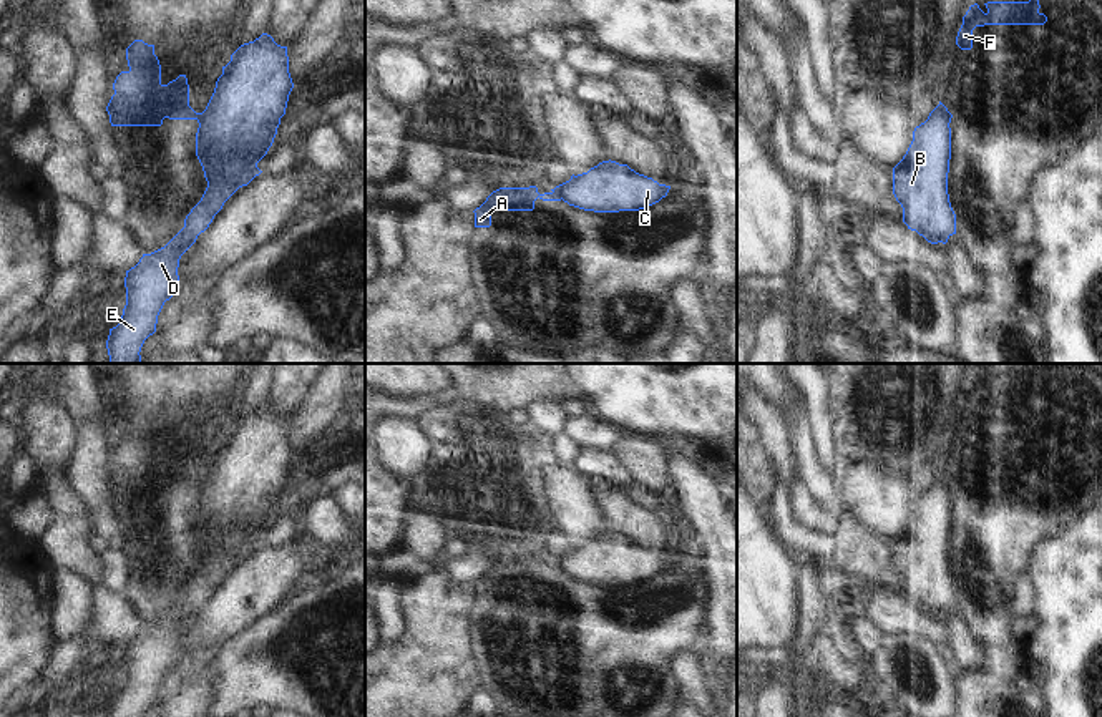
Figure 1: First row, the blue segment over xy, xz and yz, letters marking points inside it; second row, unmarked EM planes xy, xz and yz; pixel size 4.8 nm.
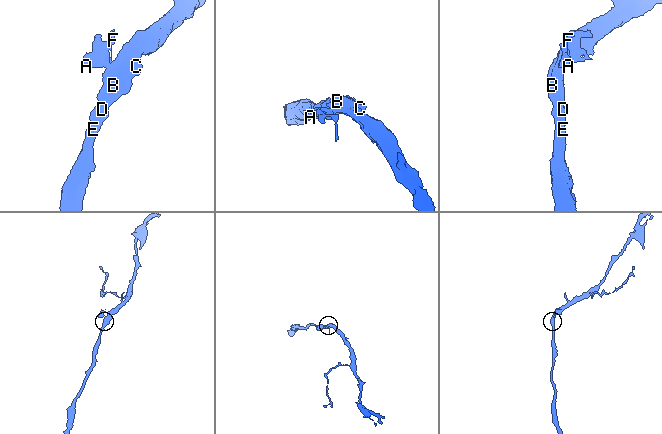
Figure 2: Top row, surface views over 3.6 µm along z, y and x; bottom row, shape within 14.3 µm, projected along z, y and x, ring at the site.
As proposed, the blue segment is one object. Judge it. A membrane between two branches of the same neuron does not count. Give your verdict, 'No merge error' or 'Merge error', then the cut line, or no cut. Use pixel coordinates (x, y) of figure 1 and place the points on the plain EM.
Merge error. Split along xz (553, 563), (561, 570).

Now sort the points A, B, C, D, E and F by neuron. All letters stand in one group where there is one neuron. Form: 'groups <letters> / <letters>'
groups A F / B C D E

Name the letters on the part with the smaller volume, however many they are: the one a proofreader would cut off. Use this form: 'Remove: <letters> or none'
Remove: A, F.

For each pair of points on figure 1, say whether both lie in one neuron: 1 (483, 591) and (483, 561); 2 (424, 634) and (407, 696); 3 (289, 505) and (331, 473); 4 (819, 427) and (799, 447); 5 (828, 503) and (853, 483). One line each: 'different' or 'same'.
1: different
2: same
3: same
4: different
5: different

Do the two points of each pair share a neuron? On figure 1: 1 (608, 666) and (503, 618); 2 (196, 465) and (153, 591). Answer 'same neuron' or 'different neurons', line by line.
1: same neuron
2: same neuron

